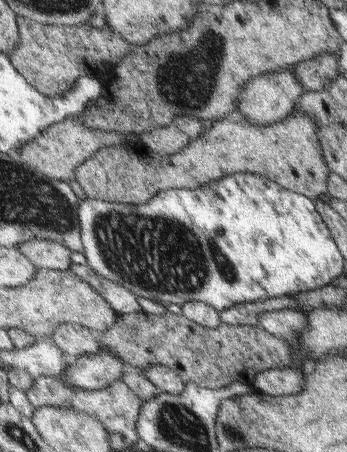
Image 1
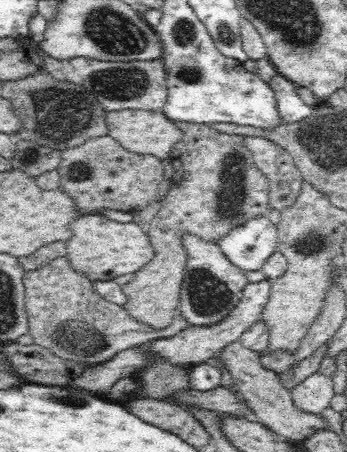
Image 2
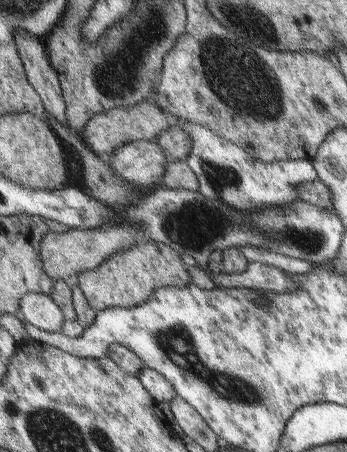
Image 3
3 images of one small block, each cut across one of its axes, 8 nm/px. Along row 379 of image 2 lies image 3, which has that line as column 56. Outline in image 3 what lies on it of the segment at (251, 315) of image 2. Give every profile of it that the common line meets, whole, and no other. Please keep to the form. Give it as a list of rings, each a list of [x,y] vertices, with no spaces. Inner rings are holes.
[[[27,32],[15,34],[15,42],[19,44],[19,56],[23,60],[23,68],[27,68],[27,80],[33,84],[35,92],[41,96],[45,112],[51,114],[63,128],[69,128],[67,110],[63,100],[63,90],[59,86],[59,78],[55,68],[47,60],[47,52],[39,38],[33,38]]]

